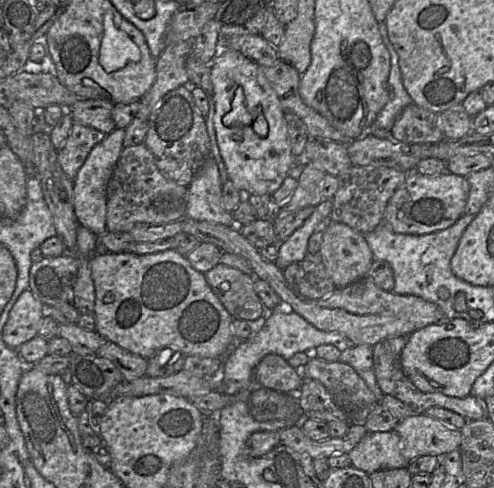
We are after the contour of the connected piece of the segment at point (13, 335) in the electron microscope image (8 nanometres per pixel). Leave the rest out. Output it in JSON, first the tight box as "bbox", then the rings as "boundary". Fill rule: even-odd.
{"bbox":[4,289,47,350],"boundary":[[[30,289],[22,292],[4,326],[4,342],[18,350],[22,344],[39,335],[41,320],[46,313],[47,308]]]}

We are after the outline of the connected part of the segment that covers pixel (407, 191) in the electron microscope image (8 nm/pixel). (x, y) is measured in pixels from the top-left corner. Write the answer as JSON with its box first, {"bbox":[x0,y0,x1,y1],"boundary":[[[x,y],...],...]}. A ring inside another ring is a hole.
{"bbox":[384,172,470,235],"boundary":[[[408,172],[405,183],[389,200],[384,220],[400,234],[423,235],[446,229],[464,214],[470,192],[467,177],[451,172],[424,175]]]}

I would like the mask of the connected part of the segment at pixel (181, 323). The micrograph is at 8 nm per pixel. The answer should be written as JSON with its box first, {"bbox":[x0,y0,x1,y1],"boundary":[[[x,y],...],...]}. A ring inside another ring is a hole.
{"bbox":[90,249,235,359],"boundary":[[[175,249],[135,254],[132,252],[95,252],[90,256],[96,300],[96,331],[108,341],[131,353],[149,359],[166,347],[185,356],[225,359],[235,342],[232,315],[208,285],[205,274],[194,269],[187,257]]]}

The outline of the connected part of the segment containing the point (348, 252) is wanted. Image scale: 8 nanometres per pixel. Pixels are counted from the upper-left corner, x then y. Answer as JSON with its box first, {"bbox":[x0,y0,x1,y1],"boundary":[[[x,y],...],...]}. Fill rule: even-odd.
{"bbox":[319,220,374,289],"boundary":[[[333,220],[324,230],[319,253],[337,289],[366,277],[374,259],[363,234]]]}

